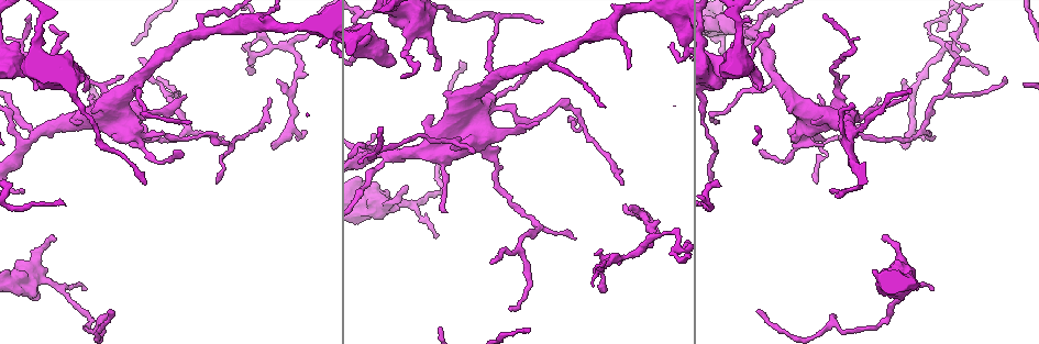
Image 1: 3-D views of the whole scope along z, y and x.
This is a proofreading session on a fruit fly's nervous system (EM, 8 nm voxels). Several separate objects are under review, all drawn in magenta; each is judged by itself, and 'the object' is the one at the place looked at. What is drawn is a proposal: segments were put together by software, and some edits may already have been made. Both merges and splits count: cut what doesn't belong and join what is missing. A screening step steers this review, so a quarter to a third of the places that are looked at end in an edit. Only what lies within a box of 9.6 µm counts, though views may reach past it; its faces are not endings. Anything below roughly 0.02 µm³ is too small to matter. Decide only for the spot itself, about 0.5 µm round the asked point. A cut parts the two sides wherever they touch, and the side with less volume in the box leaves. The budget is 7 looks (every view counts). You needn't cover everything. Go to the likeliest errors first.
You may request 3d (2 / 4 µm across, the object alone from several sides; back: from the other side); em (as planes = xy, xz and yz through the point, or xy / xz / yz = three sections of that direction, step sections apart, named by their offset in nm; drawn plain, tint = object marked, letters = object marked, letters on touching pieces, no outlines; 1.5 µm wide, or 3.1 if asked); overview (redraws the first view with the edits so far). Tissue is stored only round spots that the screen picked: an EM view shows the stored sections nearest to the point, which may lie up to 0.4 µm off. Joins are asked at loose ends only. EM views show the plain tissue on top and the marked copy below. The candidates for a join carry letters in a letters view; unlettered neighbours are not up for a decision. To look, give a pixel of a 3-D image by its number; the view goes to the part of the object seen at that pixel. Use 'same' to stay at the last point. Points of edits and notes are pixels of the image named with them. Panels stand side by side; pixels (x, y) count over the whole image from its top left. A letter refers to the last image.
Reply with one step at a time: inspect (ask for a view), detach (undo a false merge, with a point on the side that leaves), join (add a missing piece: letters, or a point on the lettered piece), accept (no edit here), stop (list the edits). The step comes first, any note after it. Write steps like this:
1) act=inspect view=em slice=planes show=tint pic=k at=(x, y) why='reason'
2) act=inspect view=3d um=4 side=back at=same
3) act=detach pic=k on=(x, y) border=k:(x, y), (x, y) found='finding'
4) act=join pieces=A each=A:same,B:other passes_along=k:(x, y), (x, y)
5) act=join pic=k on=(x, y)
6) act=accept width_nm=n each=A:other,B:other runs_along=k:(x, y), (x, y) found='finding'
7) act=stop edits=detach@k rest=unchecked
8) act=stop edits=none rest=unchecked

act=inspect view=em slice=planes show=letters pic=1 at=(883, 239) why='branch stops here'

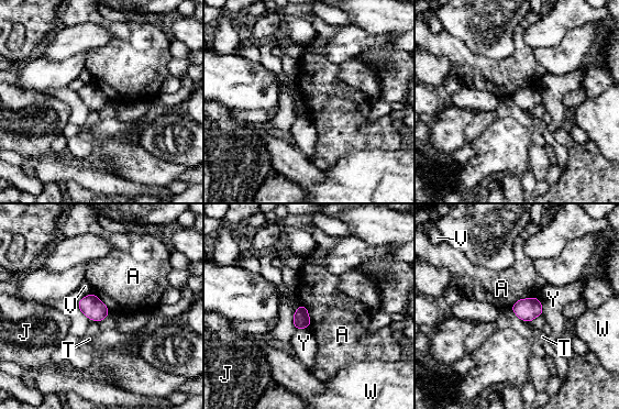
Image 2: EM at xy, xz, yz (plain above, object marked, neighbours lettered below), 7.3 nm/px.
act=accept each=A:other,J:other,T:other,V:other,W:other,Y:other border=2:(530, 297), (518, 299), (510, 308) found='no lettered piece goes on from it'

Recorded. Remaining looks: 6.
act=inspect view=em slice=planes show=letters pic=1 at=(305, 130)

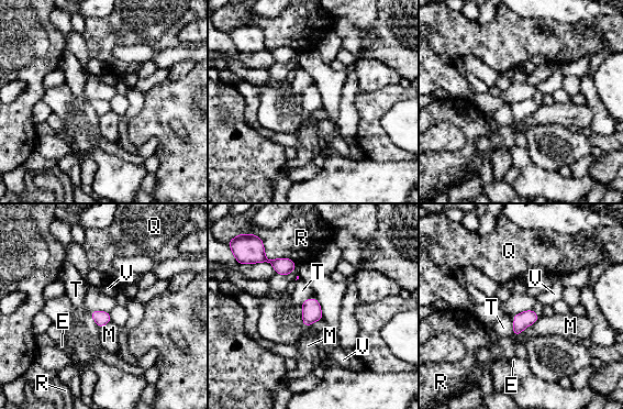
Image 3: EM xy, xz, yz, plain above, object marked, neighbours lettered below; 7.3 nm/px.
act=accept width_nm=100 each=E:other,M:other,Q:other,R:other,T:other,V:other border=3:(512, 317), (513, 333) found='none of them fits'

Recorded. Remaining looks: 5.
act=inspect view=3d um=4 pic=1 at=(436, 236) why='thin end'

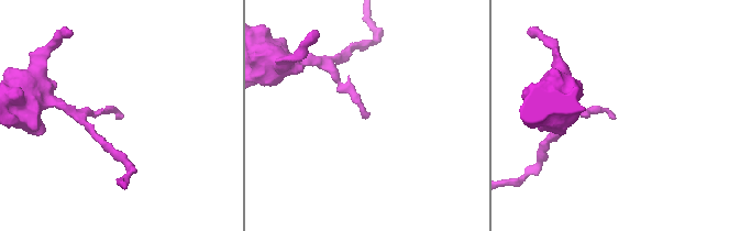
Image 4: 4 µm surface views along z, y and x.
act=inspect view=em slice=xz step=8 show=tint pic=4 at=(365, 118) why='need the tissue'

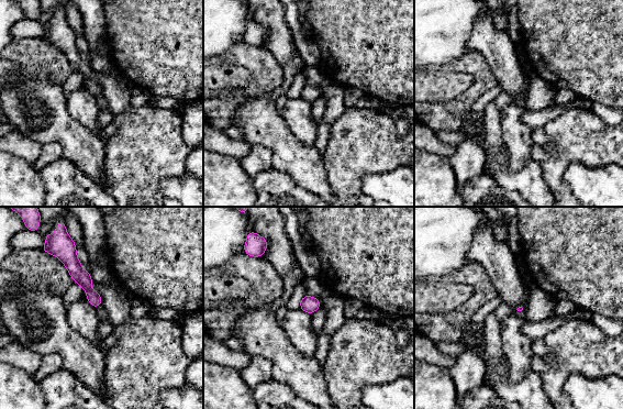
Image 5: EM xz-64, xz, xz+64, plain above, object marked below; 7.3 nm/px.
act=inspect view=em slice=planes show=letters at=same

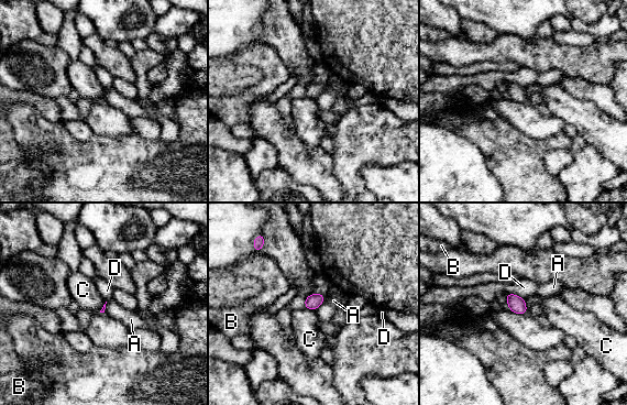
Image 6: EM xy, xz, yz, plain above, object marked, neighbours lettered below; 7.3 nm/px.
act=accept each=A:other,B:other,C:other,D:other border=6:(523, 299), (527, 312) found='none of them fits'

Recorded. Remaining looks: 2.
act=stop edits=none rest=unchecked

